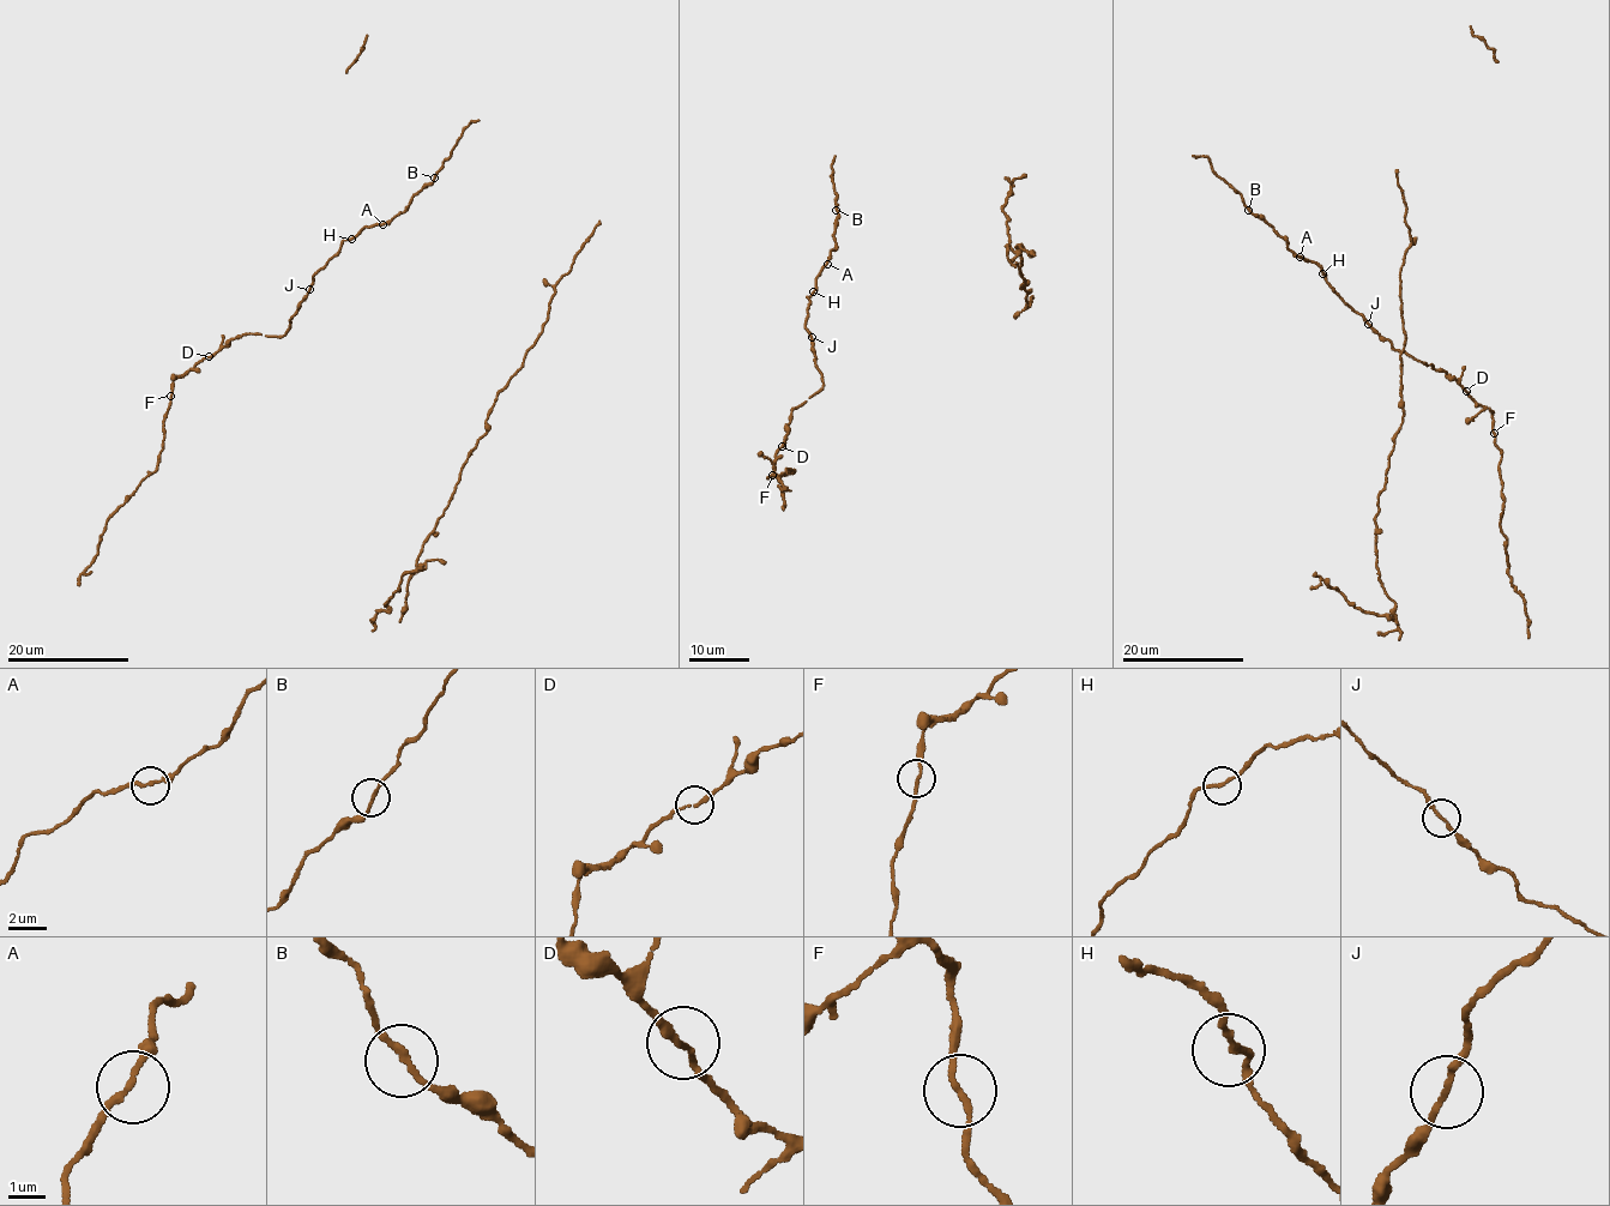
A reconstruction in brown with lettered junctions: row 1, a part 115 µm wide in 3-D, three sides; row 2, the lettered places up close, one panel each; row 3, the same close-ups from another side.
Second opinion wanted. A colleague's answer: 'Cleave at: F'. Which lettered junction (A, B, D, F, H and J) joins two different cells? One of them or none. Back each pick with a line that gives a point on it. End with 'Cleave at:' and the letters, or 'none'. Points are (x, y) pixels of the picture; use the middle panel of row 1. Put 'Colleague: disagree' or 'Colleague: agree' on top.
Colleague: agree
F: at (772, 475)
Cleave at: F

